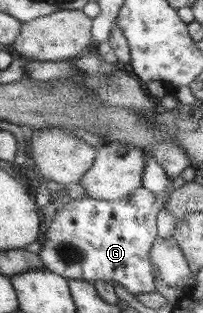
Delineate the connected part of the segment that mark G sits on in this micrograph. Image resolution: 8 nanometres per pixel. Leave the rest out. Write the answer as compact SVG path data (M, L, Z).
M143 186L122 200L100 200L90 197L74 199L57 208L50 226L44 226L44 242L39 252L48 271L68 279L96 284L100 280L118 284L130 294L151 293L154 290L148 250L157 238L154 220L163 207L160 196Z

